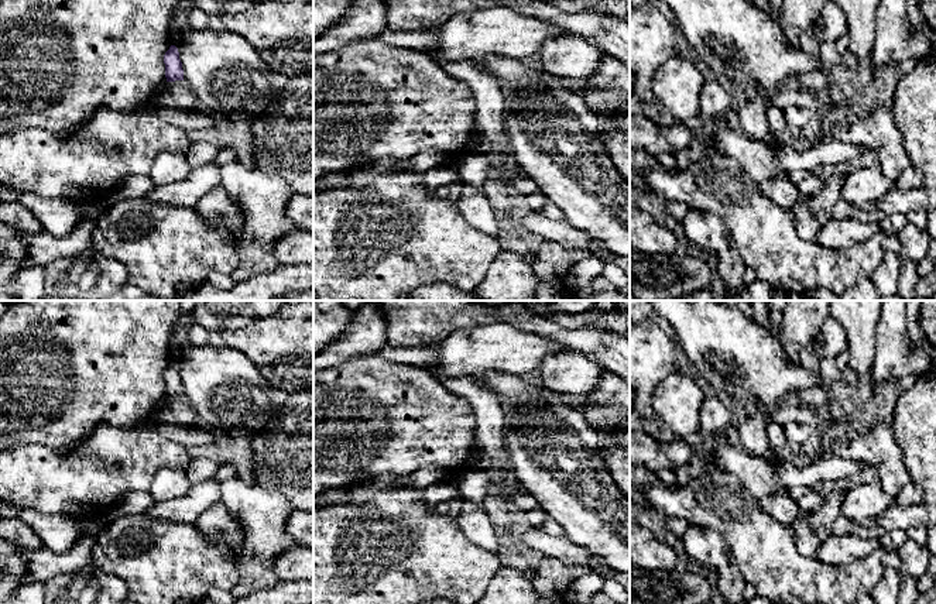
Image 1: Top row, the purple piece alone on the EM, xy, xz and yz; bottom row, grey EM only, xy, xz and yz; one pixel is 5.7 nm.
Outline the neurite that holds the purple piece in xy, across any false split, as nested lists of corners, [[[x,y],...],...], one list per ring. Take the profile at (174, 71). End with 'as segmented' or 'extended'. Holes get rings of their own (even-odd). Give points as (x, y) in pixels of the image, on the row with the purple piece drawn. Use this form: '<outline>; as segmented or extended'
[[[171,45],[169,49],[165,52],[164,64],[167,82],[184,80],[182,62],[175,45]]]; as segmented

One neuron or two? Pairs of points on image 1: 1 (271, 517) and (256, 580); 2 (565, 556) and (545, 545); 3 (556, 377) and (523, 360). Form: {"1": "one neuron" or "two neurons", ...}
{"1": "one neuron", "2": "one neuron", "3": "two neurons"}

